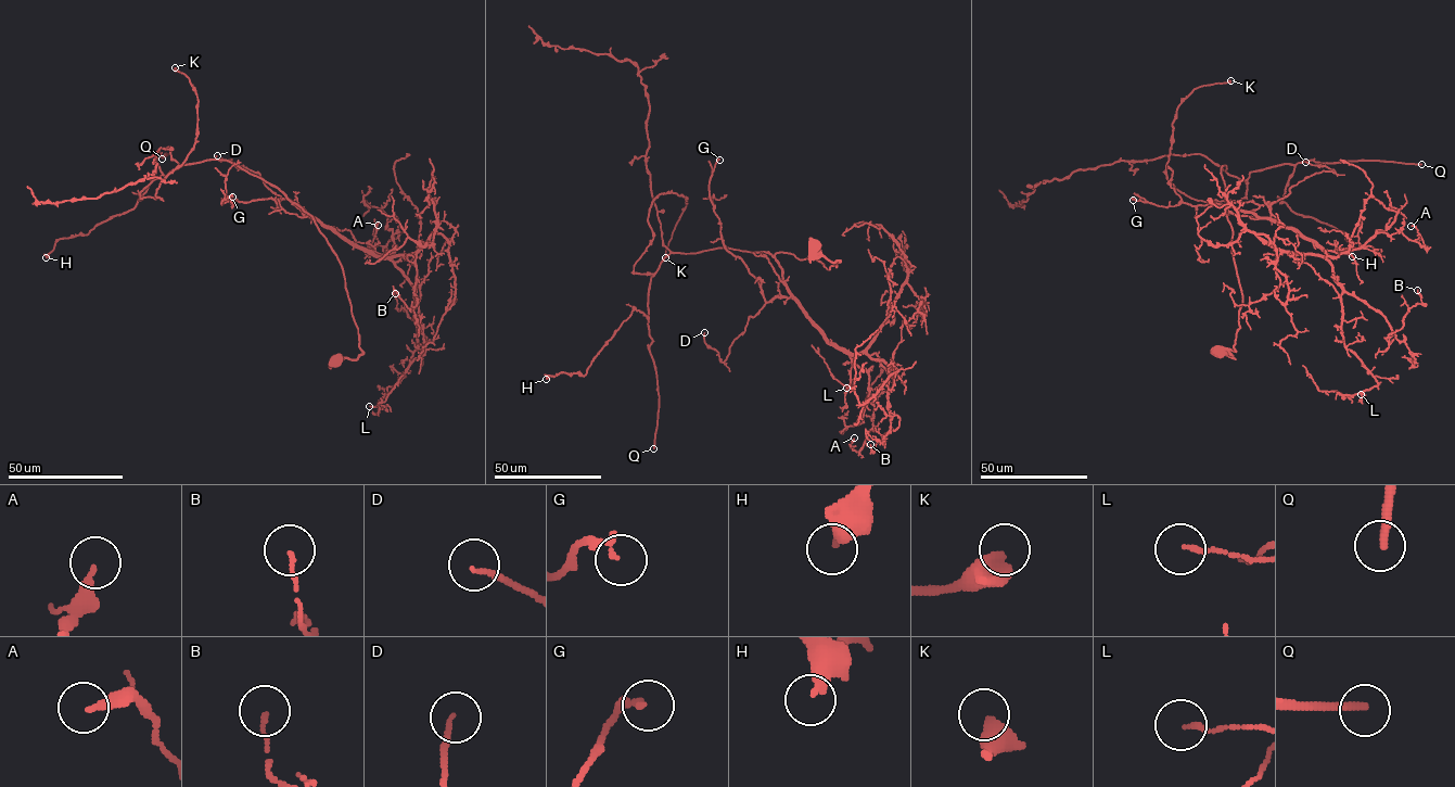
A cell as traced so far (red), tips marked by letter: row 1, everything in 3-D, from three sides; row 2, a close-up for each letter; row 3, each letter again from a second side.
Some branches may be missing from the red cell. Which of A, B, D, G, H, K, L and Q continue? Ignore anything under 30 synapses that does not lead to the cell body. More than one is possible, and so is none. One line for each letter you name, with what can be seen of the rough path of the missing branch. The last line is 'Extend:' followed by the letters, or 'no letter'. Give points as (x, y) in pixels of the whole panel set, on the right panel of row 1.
Extend: Q

